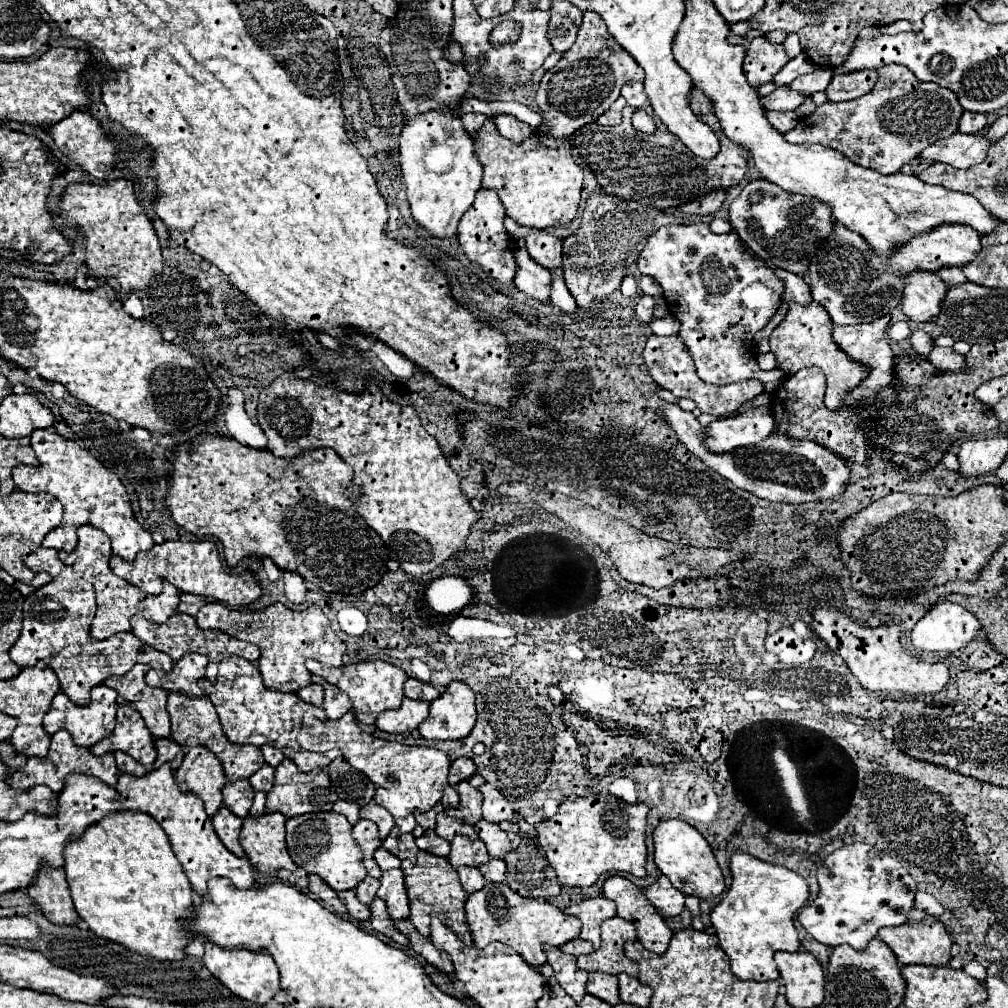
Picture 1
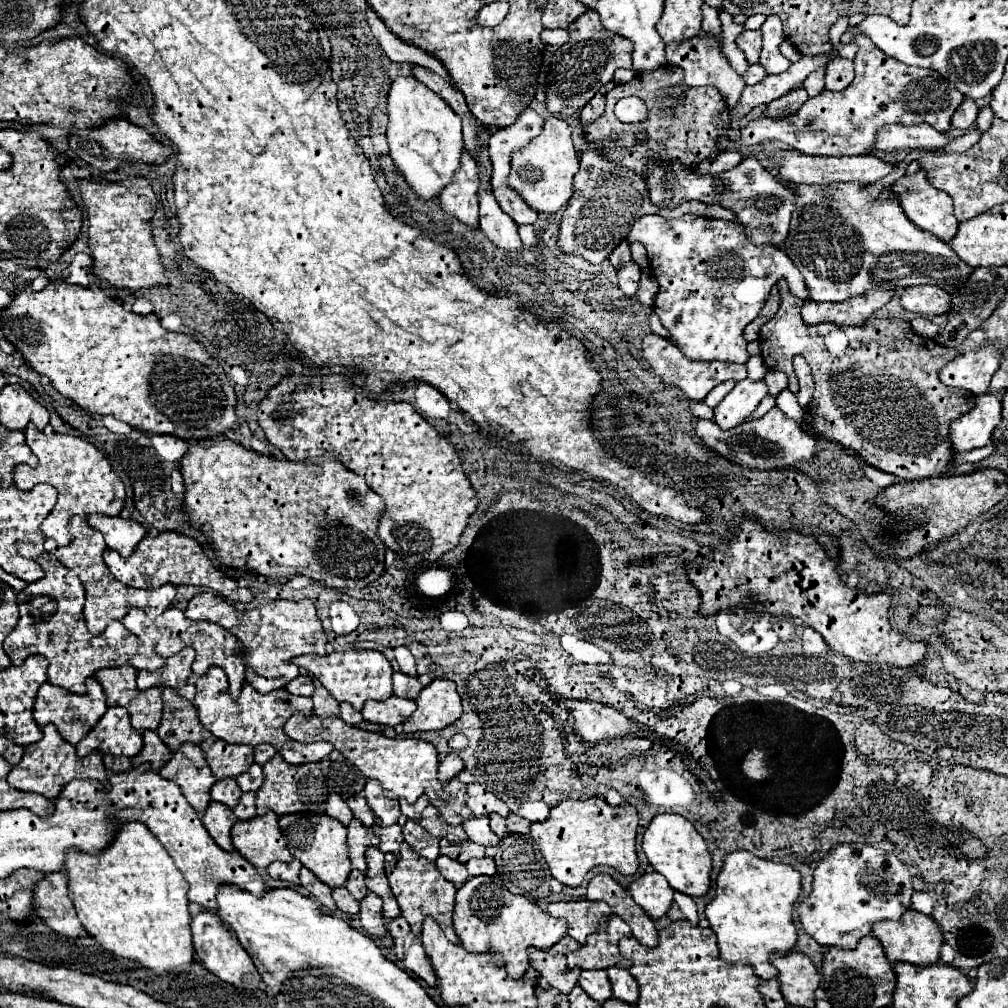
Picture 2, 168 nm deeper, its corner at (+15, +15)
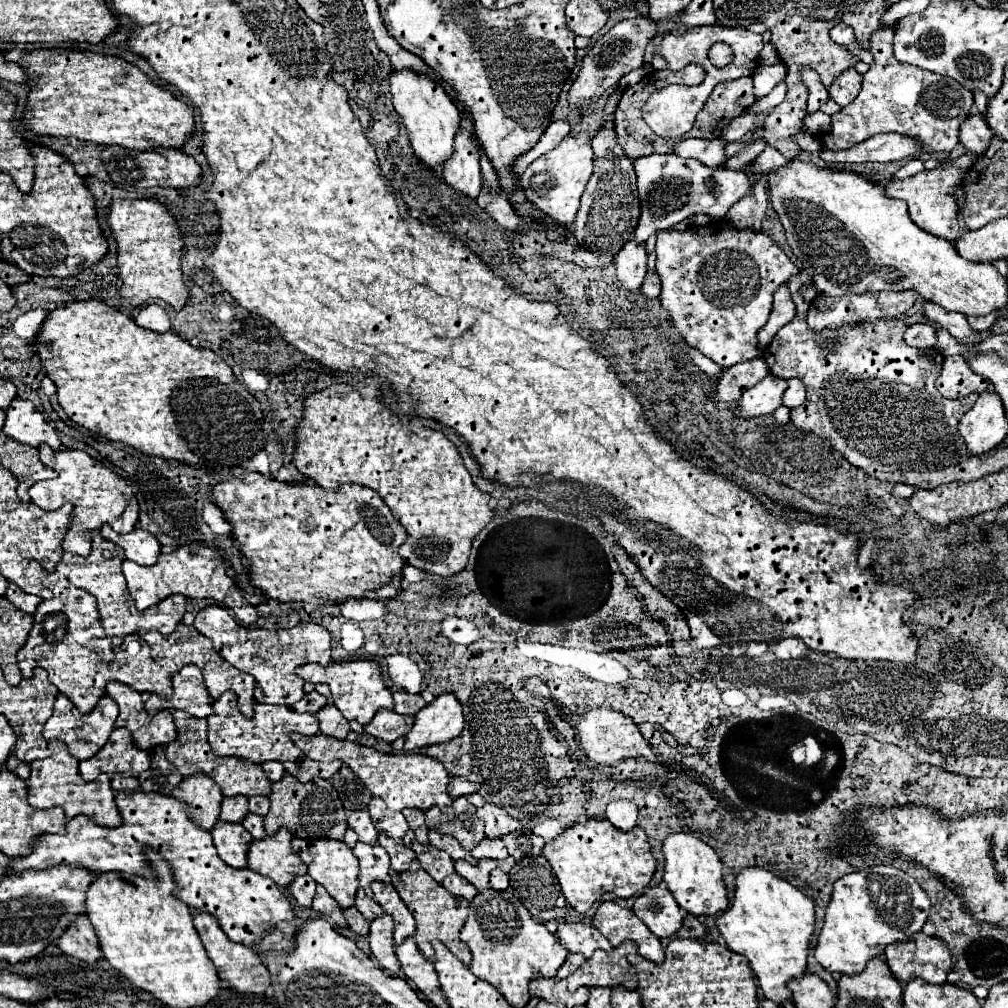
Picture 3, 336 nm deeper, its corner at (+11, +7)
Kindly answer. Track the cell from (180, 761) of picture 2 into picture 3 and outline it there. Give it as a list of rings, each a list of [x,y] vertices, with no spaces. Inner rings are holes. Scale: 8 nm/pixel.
[[[198,771],[190,777],[184,777],[182,783],[176,785],[172,795],[188,803],[192,819],[200,827],[210,831],[212,825],[218,821],[222,793],[220,793],[220,787],[212,779],[208,779],[208,775]]]

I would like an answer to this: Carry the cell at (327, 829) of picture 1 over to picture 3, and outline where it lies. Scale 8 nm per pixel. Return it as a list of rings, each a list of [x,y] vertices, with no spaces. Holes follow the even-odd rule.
[[[294,837],[292,839],[292,849],[302,859],[302,863],[306,863],[308,875],[318,885],[322,885],[338,901],[340,907],[354,905],[354,897],[356,897],[356,891],[360,887],[358,885],[358,861],[356,861],[352,849],[344,841],[336,841],[336,839],[300,839],[300,837]]]

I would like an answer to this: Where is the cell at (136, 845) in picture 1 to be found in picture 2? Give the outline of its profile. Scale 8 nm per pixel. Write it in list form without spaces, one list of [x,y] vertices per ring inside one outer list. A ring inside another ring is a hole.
[[[126,823],[118,829],[116,841],[98,855],[78,853],[70,849],[66,855],[68,873],[68,893],[74,901],[78,919],[90,937],[94,937],[106,951],[116,957],[138,961],[142,967],[150,969],[154,975],[174,973],[186,975],[194,963],[194,945],[190,933],[190,913],[188,913],[188,883],[182,873],[174,867],[170,853],[152,837],[150,829],[142,823]]]

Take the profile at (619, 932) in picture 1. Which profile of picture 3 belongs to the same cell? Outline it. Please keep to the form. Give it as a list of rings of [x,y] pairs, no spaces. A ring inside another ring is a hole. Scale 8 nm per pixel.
[[[624,941],[622,945],[614,947],[610,953],[604,953],[604,951],[596,951],[590,959],[584,961],[582,967],[578,967],[570,977],[568,977],[568,991],[574,991],[582,985],[586,987],[616,987],[620,983],[624,983],[624,967],[622,967],[622,961],[630,955],[630,953],[636,953],[638,951],[638,945],[634,941]]]

